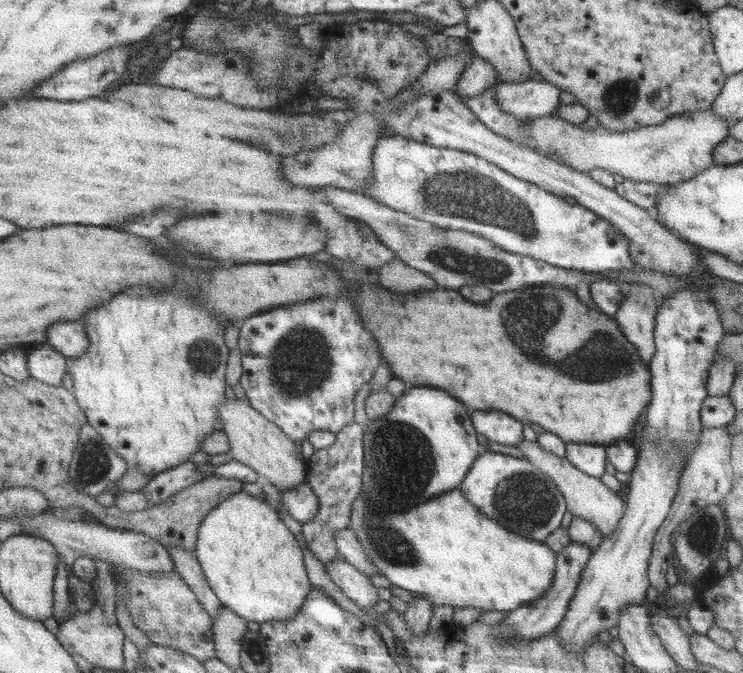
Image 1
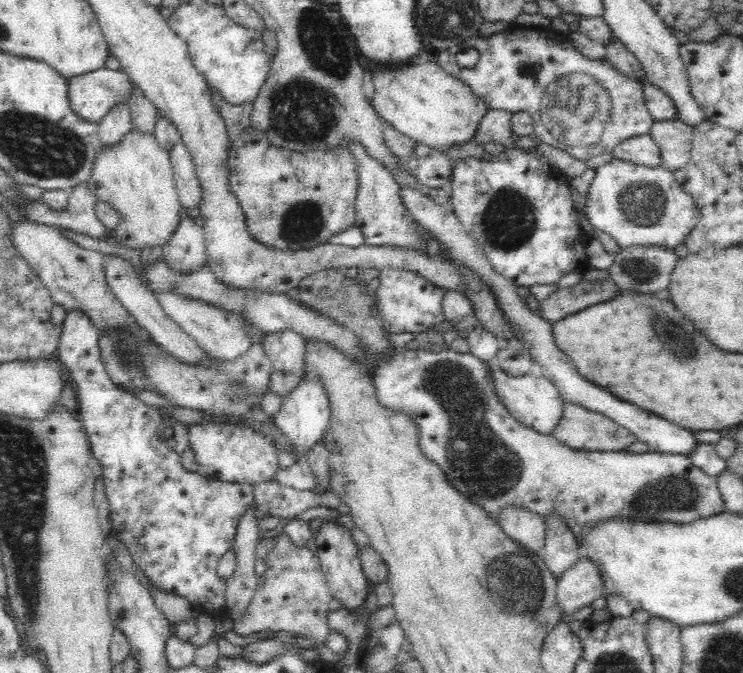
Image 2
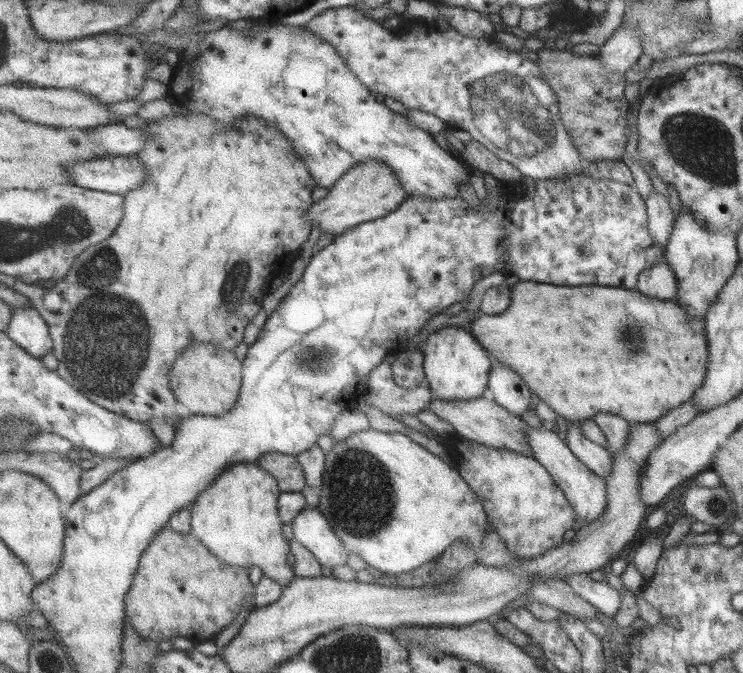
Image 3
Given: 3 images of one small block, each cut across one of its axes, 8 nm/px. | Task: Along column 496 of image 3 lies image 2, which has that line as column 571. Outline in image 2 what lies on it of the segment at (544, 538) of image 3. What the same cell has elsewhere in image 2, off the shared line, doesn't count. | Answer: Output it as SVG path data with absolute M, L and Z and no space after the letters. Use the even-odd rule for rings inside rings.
M452 347L440 352L400 348L394 356L376 366L375 381L379 399L384 405L410 413L422 424L424 452L448 472L454 487L482 504L494 519L498 510L509 504L532 509L544 518L550 511L558 511L577 540L588 524L604 517L689 523L727 510L718 479L692 463L690 455L650 450L644 453L578 450L562 444L551 435L520 424L496 399L484 363L471 352L460 354Z

